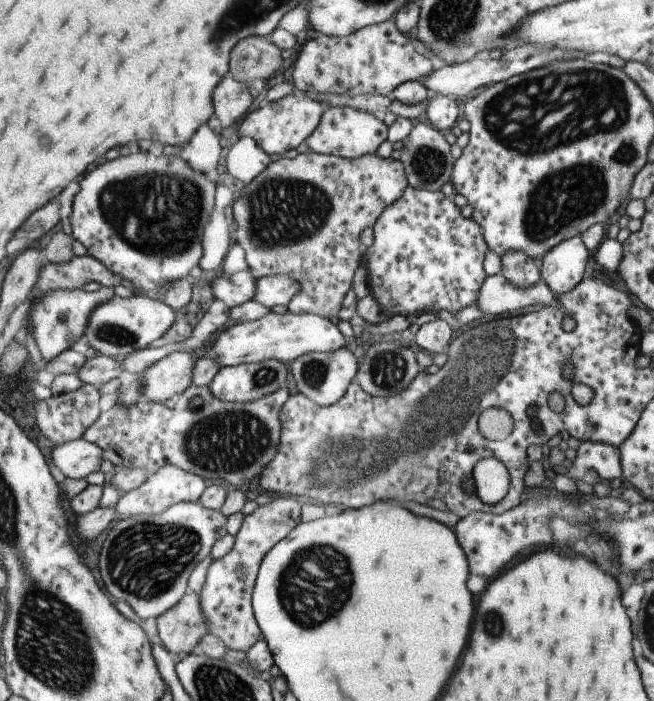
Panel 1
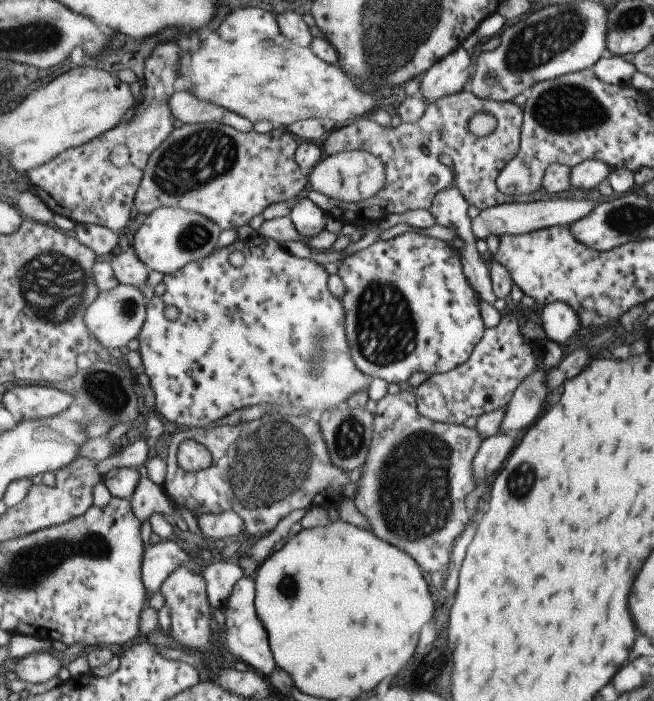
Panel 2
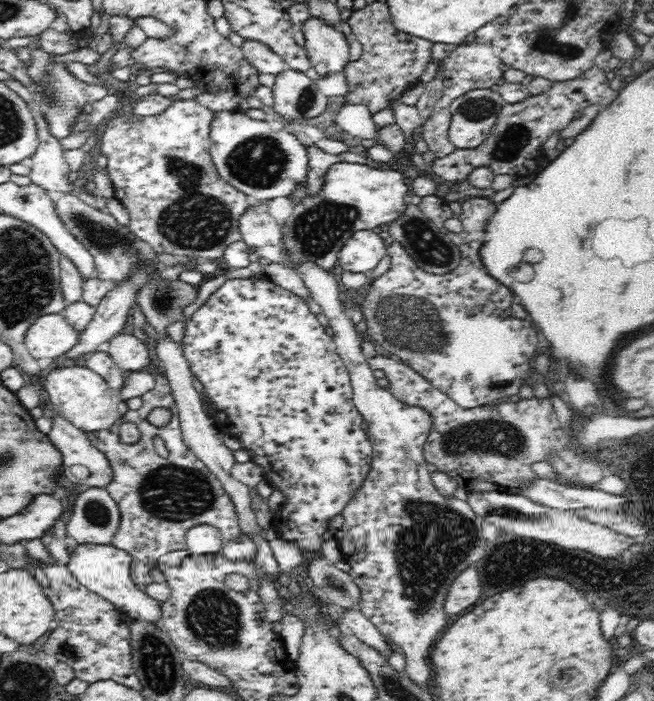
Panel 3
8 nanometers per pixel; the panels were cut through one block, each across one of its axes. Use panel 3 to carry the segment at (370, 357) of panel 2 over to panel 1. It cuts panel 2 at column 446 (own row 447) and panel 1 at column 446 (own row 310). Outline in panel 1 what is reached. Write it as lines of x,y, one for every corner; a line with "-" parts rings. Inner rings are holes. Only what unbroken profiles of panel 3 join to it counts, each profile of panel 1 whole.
407,185
401,194
391,203
388,204
375,219
372,226
373,242
371,245
362,247
362,254
359,260
359,266
363,267
366,272
368,295
378,304
380,312
384,317
389,317
394,314
399,316
409,316
409,314
422,314
433,313
437,310
447,310
449,314
456,315
461,312
465,307
475,304
479,288
483,284
486,274
482,269
482,262
488,248
486,247
484,237
482,234
482,228
480,224
477,224
471,217
463,218
461,212
452,200
445,197
441,191
429,191
427,189
413,188
411,185

